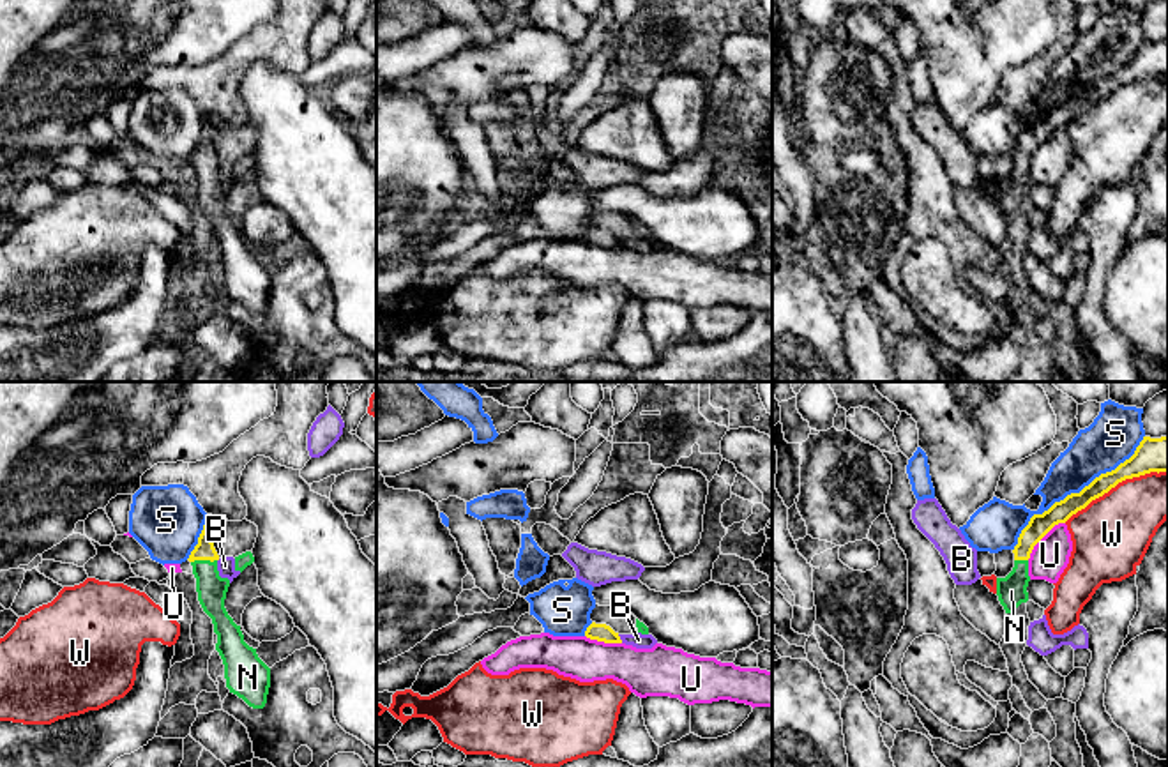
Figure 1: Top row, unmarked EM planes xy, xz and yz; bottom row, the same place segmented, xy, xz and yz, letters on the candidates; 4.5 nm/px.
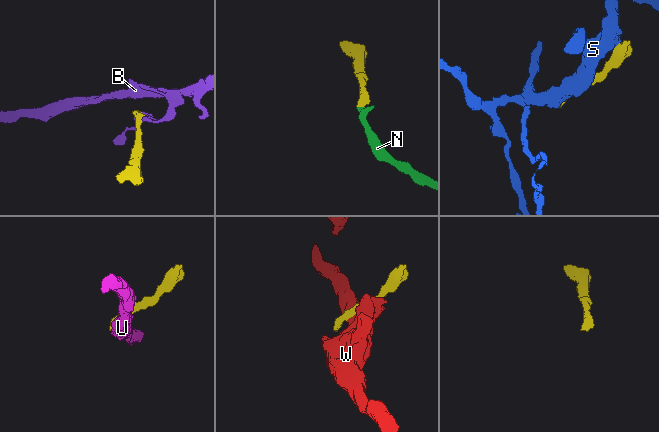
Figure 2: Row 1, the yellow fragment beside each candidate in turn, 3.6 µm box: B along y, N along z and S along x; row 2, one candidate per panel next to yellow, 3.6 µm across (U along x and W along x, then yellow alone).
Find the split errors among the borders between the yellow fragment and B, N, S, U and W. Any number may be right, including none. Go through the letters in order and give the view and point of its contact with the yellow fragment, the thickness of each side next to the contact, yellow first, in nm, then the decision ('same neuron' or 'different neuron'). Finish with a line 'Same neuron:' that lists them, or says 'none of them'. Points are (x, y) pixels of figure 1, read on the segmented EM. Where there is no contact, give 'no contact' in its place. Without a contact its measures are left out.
B: contact xz (619, 638); calibres 80 and 70 nm; different neuron
N: contact xy (204, 559); calibres 90 and 140 nm; same neuron
S: contact yz (1075, 493); calibres 100 and 220 nm; different neuron
U: contact yz (1043, 536); calibres 100 and 170 nm; different neuron
W: contact yz (1115, 485); calibres 160 and 360 nm; different neuron
Same neuron: N

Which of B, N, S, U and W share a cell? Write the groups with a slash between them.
B / N / S / U / W

